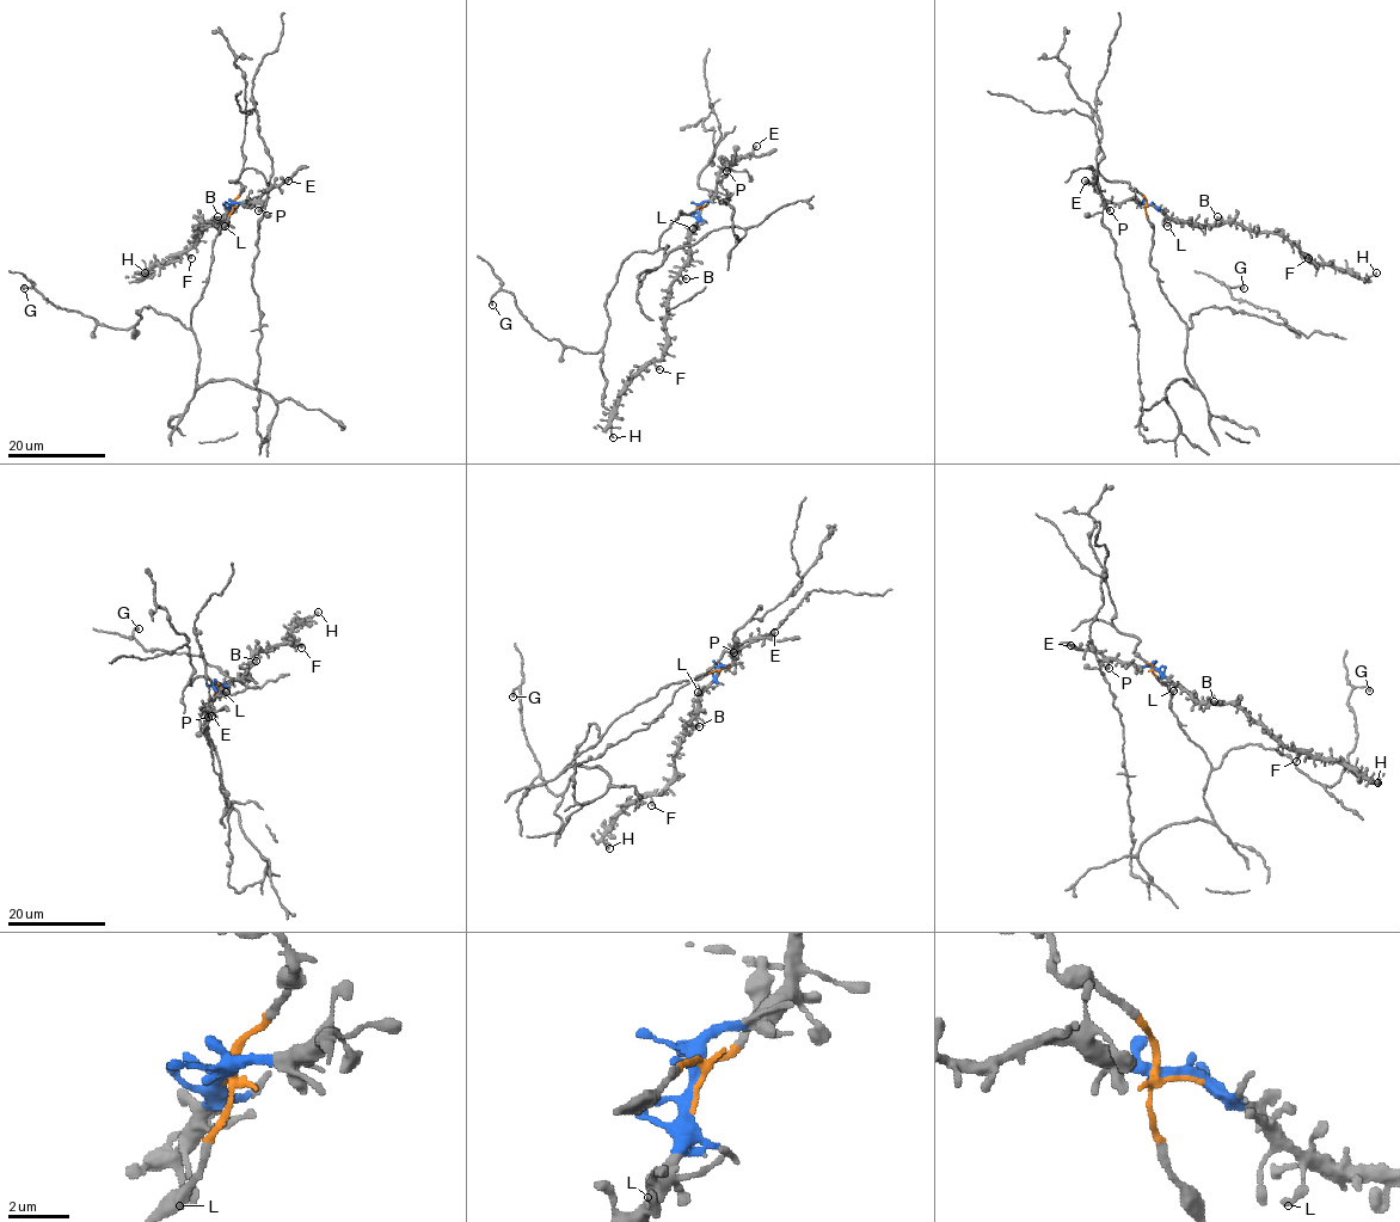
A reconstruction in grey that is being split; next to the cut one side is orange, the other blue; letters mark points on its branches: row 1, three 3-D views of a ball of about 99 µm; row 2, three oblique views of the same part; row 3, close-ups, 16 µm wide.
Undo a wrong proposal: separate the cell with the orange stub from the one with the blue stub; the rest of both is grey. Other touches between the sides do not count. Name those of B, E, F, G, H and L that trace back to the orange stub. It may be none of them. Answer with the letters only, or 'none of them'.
G

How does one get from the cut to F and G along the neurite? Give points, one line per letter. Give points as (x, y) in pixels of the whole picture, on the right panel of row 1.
F: (1148, 206), (1171, 218), (1199, 225), (1236, 222), (1259, 233), (1283, 234), (1308, 258)
G: (1148, 206), (1149, 265), (1189, 329), (1191, 314), (1210, 306), (1293, 330), (1229, 288), (1244, 288)

